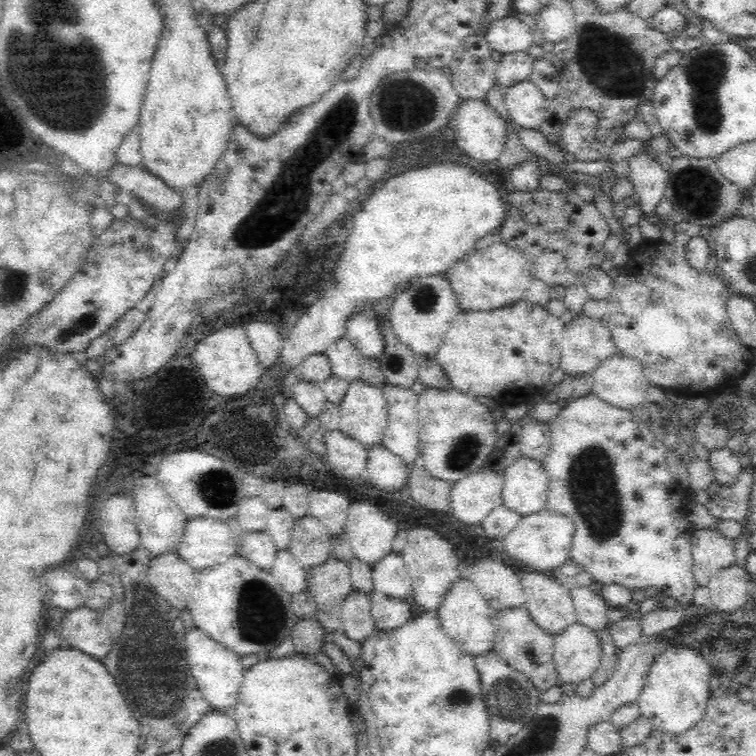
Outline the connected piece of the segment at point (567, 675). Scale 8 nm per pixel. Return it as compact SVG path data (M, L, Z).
M576 623L554 637L551 656L558 685L578 686L592 679L601 651L596 635L584 625Z

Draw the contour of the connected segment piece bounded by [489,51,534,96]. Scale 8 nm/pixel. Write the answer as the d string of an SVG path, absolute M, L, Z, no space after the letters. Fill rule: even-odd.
M525 51L505 54L496 62L490 93L504 94L512 85L520 84L529 78L530 64L534 59Z

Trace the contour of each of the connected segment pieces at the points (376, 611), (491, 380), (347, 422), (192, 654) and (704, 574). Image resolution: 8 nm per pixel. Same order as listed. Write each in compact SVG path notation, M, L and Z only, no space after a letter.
M375 590L370 595L370 614L376 629L390 630L410 618L410 609L402 599L389 597Z
M526 298L509 307L495 308L491 311L459 311L446 340L442 341L433 356L434 362L442 368L454 390L464 395L472 395L477 399L490 397L497 402L504 396L508 400L514 400L516 396L518 403L526 403L532 396L543 395L542 388L550 382L552 372L559 368L561 344L565 333L565 325L560 317L560 314L551 314L546 306Z
M362 379L352 381L339 404L339 411L341 424L339 429L346 436L357 440L367 449L381 444L381 438L388 422L387 400L382 386L372 386L364 383Z
M190 630L186 634L187 666L194 678L197 690L210 705L211 710L219 713L231 713L234 705L238 703L245 674L241 658L223 644L218 644L198 630Z
M695 529L693 573L697 584L707 586L718 570L734 564L734 541L717 529Z

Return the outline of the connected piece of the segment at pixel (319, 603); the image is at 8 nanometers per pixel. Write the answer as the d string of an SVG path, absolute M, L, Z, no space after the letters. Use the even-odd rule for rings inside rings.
M329 558L324 564L308 568L306 576L316 610L313 619L320 623L324 636L340 630L341 602L353 591L348 563Z

